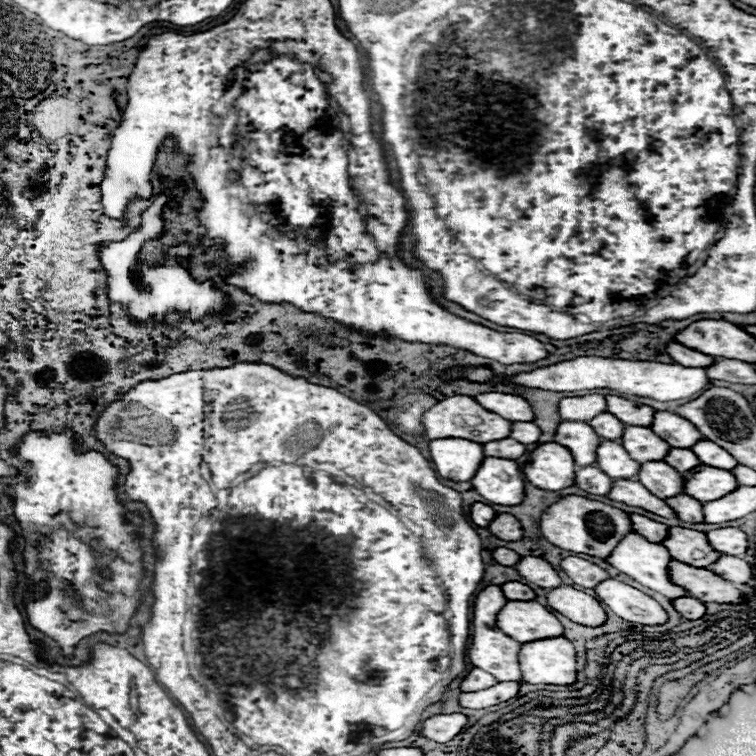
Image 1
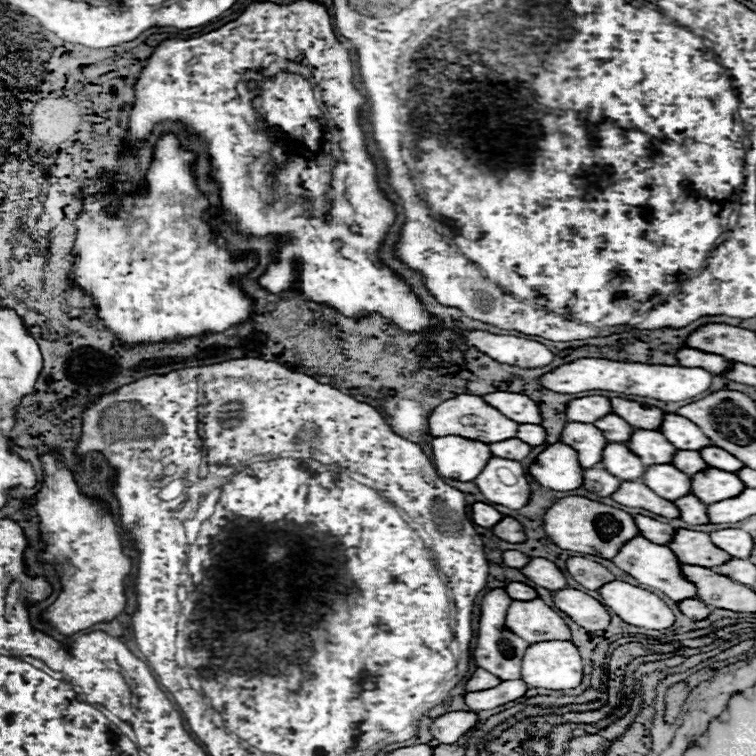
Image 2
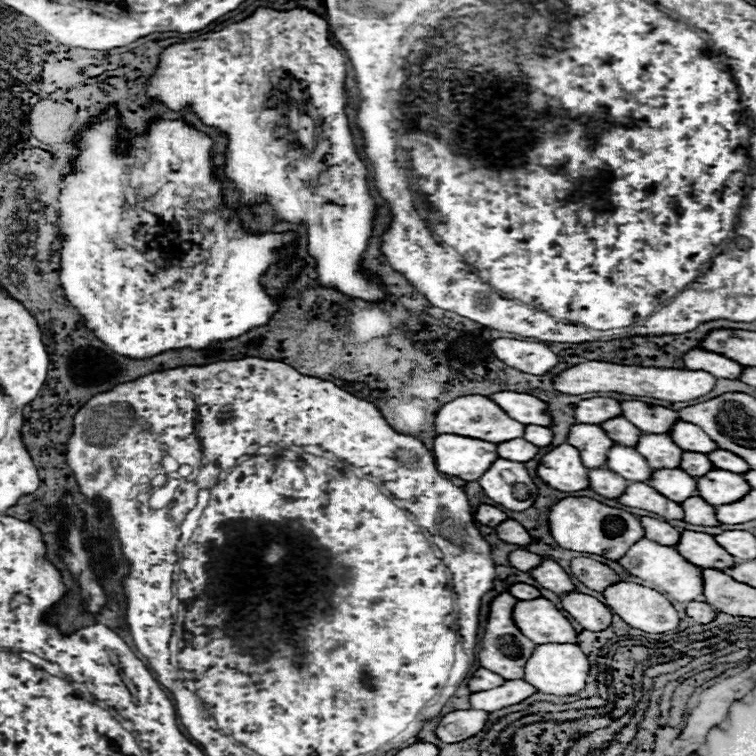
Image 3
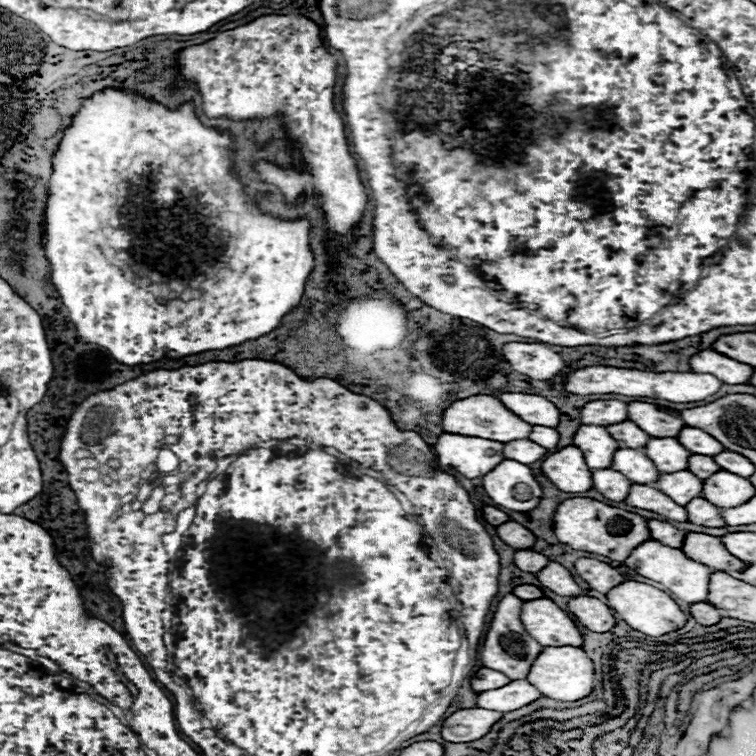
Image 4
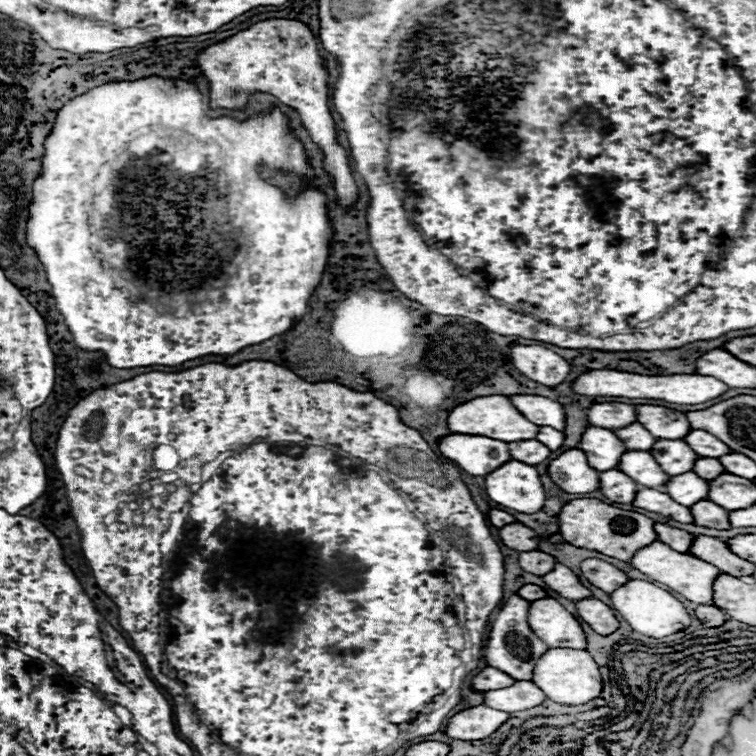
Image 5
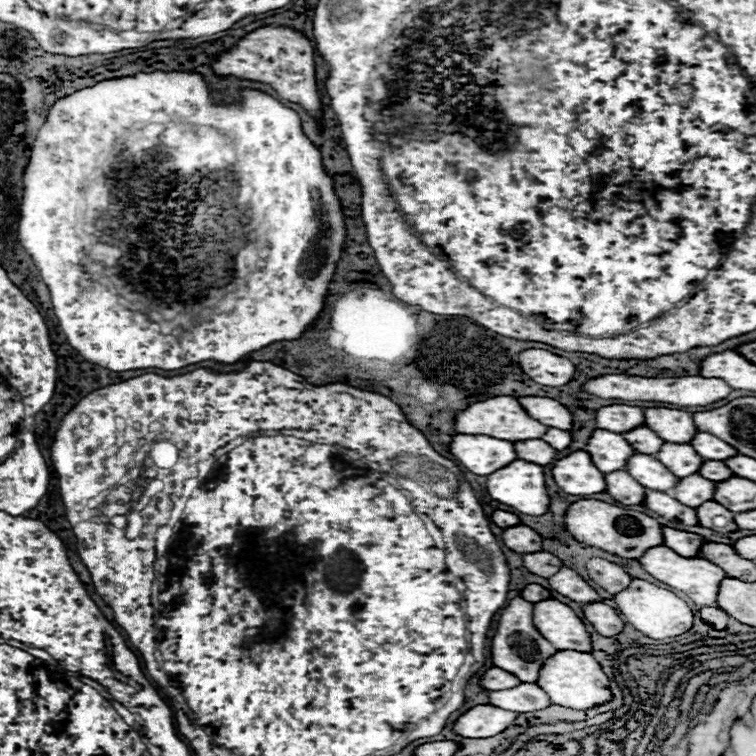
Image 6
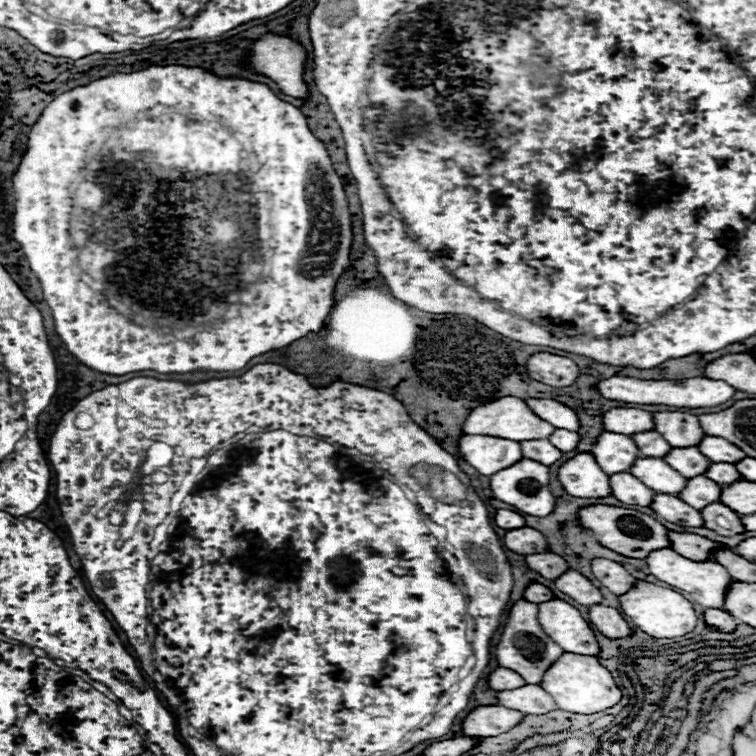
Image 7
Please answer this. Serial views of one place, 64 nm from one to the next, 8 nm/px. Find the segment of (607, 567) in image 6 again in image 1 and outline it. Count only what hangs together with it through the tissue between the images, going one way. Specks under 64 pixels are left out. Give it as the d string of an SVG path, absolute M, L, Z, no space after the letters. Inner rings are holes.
M568 556L568 558L564 558L564 560L562 560L562 570L564 570L576 584L580 584L580 586L584 586L584 588L596 588L602 580L608 580L608 578L610 578L610 574L608 574L604 568L588 562L588 560L582 560L582 558L578 558L578 556Z

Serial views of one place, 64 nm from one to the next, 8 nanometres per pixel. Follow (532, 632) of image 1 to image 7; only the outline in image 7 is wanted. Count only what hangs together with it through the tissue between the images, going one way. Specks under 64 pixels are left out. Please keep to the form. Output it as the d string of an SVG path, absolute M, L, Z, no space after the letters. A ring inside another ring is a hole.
M554 598L554 602L544 602L538 610L542 628L558 642L558 646L562 646L562 650L584 656L600 654L594 630L572 604Z

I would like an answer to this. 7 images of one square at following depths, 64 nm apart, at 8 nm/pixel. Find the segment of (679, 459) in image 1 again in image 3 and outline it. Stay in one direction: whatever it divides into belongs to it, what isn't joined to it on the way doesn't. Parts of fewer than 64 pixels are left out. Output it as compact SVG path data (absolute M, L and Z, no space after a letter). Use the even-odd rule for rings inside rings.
M684 454L680 468L694 478L702 478L714 470L714 464L706 458L706 454Z

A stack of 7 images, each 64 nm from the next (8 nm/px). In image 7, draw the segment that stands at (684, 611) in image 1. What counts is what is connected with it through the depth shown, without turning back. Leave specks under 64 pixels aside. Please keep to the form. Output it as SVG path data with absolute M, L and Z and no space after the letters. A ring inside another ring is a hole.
M716 608L706 610L706 612L704 612L704 620L706 620L706 624L714 626L716 630L720 630L720 632L724 632L724 634L734 632L736 626L738 626L738 622L736 622L728 612L724 612L724 610L716 610Z

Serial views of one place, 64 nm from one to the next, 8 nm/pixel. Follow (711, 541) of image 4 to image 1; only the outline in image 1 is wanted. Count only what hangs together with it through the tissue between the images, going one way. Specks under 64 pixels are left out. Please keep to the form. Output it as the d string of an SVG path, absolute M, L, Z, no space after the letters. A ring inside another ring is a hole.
M670 528L664 546L670 550L670 556L674 560L698 568L708 568L722 556L710 546L704 532L696 532L690 528Z

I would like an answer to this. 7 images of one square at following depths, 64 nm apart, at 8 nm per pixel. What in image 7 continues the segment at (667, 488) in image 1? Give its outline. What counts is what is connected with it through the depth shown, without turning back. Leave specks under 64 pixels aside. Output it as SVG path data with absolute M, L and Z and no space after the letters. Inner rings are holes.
M690 478L686 482L686 490L682 490L680 498L690 504L696 510L702 510L704 506L712 502L720 502L722 486L714 484L710 478Z

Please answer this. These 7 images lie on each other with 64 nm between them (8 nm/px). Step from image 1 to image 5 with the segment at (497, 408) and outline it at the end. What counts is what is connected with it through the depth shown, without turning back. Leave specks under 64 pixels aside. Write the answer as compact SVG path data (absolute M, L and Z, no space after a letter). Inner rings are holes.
M514 394L510 396L512 404L534 424L538 426L552 426L556 430L566 428L566 414L562 404L546 398L546 396L522 396Z

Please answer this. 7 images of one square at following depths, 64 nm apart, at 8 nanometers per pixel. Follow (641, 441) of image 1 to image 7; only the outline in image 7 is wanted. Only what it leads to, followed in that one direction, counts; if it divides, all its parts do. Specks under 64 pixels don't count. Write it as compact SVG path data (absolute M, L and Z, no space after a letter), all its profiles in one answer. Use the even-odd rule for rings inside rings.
M694 446L692 448L672 448L664 460L684 478L700 476L710 468L710 460L704 458L704 454L698 452L698 448Z

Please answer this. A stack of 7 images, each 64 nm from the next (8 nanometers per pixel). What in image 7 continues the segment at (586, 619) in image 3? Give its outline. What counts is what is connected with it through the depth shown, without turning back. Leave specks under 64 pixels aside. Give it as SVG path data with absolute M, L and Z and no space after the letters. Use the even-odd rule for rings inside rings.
M592 606L590 608L590 622L594 624L594 628L604 634L606 638L628 638L632 636L632 628L630 624L622 618L622 614L610 606Z

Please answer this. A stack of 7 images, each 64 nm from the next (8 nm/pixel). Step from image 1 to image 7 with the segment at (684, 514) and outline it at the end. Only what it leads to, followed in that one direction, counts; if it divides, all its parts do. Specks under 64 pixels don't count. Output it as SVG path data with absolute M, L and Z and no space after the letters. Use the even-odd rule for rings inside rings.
M724 504L706 506L706 510L700 510L700 512L706 522L706 528L710 528L722 536L734 536L734 534L744 532L744 526L740 522L740 514L736 514L734 510L730 510Z

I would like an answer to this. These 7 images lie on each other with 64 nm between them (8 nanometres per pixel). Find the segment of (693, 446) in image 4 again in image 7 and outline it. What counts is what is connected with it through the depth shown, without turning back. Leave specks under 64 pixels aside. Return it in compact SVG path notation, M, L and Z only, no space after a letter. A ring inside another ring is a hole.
M704 436L702 444L698 444L698 450L710 460L710 462L728 462L728 464L736 464L742 458L746 458L746 454L742 454L742 450L738 450L738 446L726 442L724 438L708 438Z

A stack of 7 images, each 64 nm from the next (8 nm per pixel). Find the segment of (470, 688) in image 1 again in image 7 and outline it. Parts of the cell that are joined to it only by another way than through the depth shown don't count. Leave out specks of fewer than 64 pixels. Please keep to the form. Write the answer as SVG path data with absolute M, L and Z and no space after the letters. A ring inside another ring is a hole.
M496 668L490 678L488 678L488 684L492 690L514 690L514 688L520 688L526 684L526 680L514 672L514 670L506 670L506 668Z

